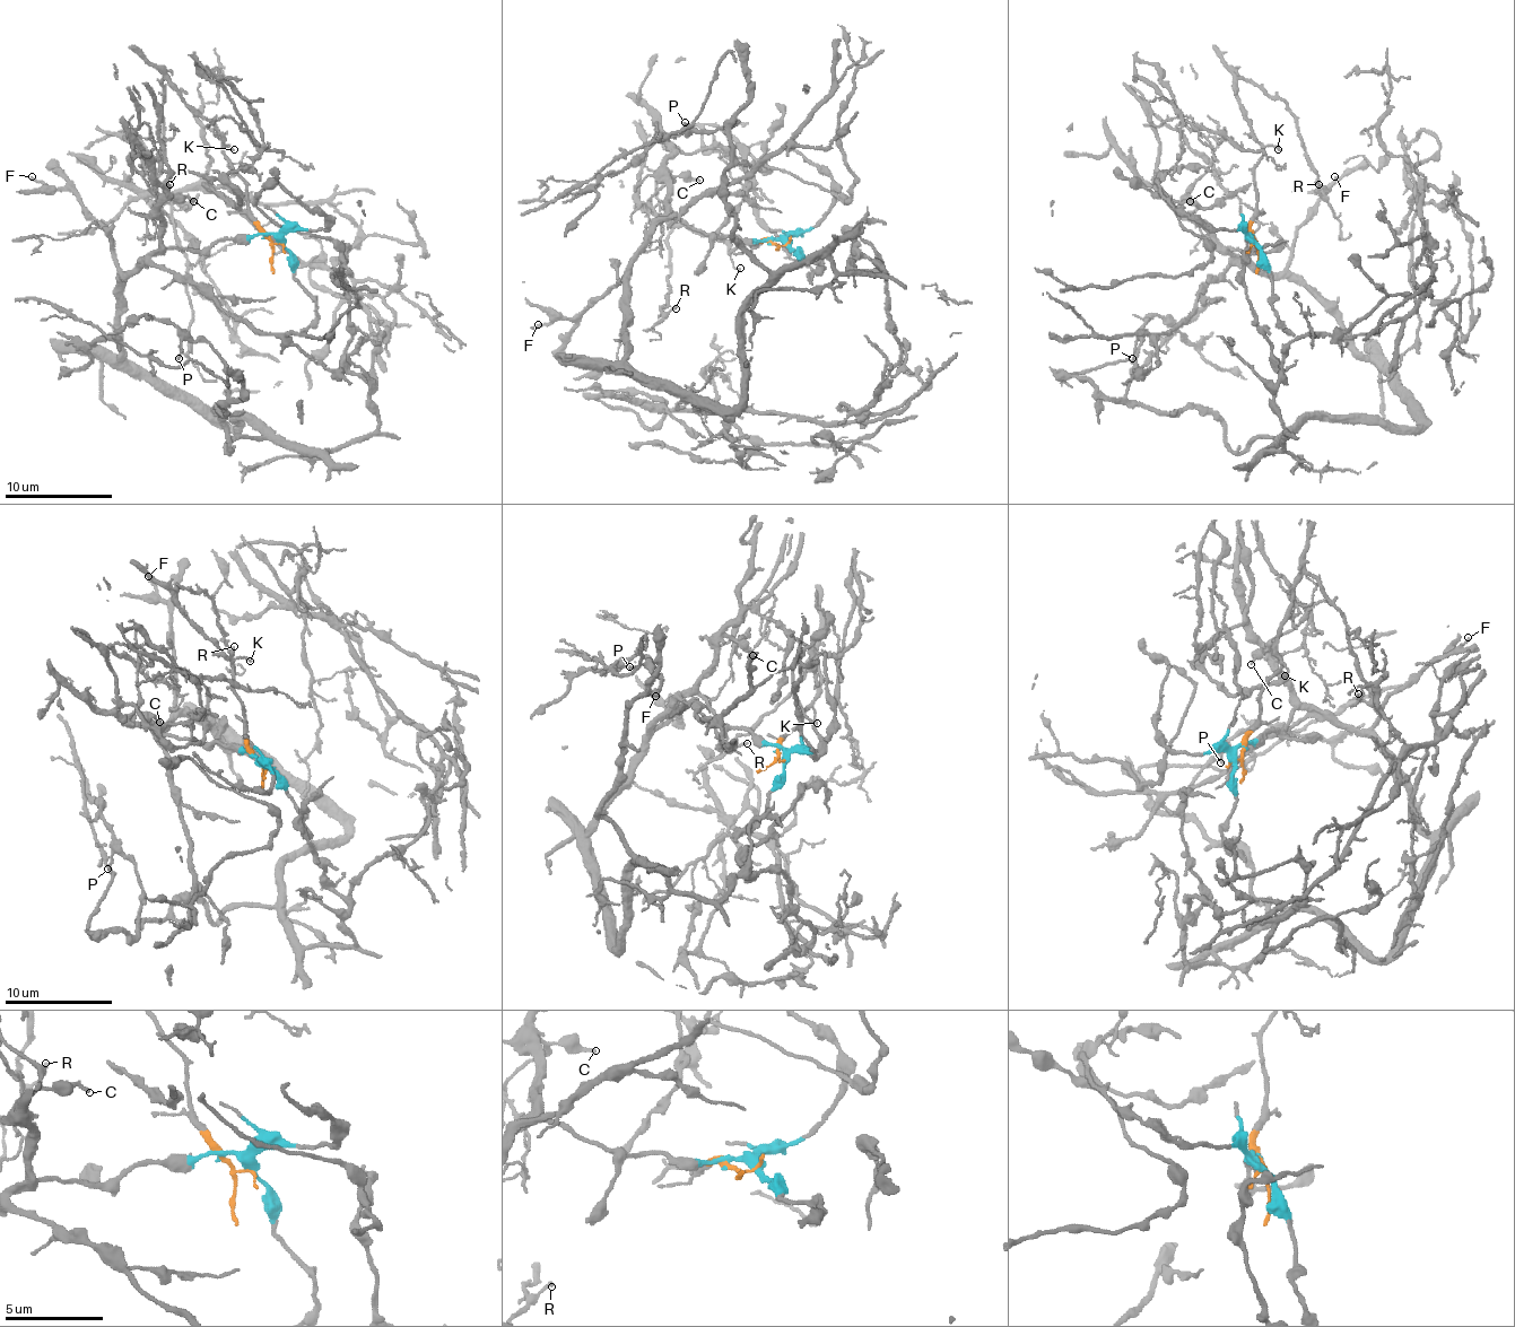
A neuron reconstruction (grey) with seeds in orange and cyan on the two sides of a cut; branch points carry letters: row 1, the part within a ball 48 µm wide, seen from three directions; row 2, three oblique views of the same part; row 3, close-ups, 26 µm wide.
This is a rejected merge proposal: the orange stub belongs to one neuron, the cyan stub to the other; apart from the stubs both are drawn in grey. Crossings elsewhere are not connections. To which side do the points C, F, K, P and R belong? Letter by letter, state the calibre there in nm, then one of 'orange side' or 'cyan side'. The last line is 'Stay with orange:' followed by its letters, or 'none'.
C: calibre 180 nm; cyan side
F: calibre 170 nm; cyan side
K: calibre 110 nm; orange side
P: calibre 140 nm; cyan side
R: calibre 120 nm; orange side
Stay with orange: K, R

